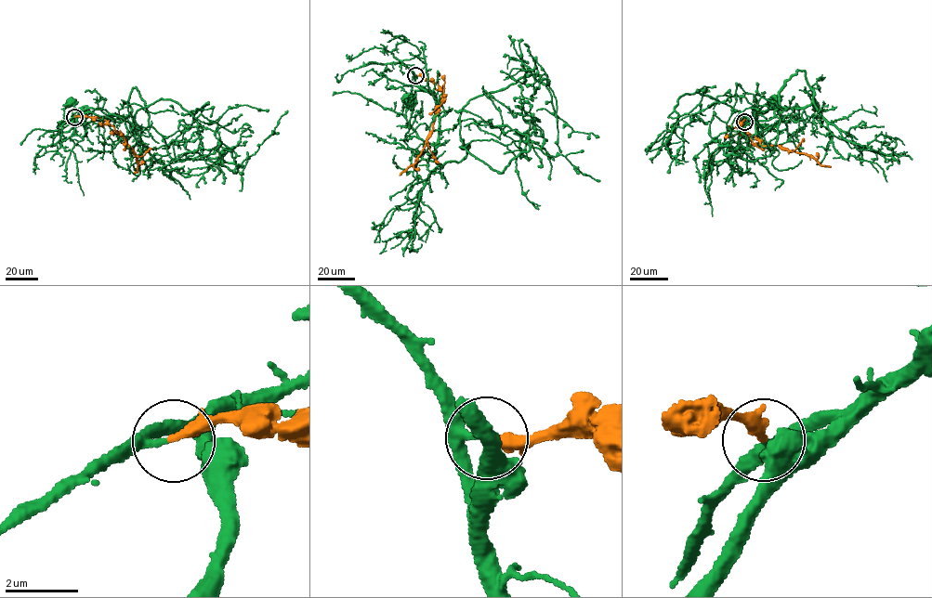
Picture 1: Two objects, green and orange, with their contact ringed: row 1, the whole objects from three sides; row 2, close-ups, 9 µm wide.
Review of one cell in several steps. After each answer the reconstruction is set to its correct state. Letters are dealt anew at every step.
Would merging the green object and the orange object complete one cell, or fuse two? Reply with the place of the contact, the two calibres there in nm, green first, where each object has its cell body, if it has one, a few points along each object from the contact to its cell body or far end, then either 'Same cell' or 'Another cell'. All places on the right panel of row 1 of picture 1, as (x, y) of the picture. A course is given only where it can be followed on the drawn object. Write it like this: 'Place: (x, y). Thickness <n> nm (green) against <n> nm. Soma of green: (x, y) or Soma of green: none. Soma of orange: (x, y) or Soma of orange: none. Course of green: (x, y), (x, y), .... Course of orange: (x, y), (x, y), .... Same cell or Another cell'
Place: (744, 122). Thickness 200 nm (green) against 320 nm. Soma of green: (773, 103). Soma of orange: none. Course of green: (744, 122), (752, 119), (753, 112), (754, 115), (768, 109), (765, 105), (751, 107), (759, 109), (772, 102). Course of orange: (744, 122), (740, 119), (744, 119), (741, 129), (754, 136), (763, 146), (780, 146), (831, 167). Another cell

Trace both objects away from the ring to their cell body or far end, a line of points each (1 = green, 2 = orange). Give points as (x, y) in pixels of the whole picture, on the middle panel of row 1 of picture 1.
1: (414, 75), (415, 84), (434, 97), (437, 114), (438, 102), (433, 91), (415, 91), (414, 102), (408, 97)
2: (415, 75), (431, 81), (436, 89), (443, 92), (432, 133), (421, 154), (400, 175)

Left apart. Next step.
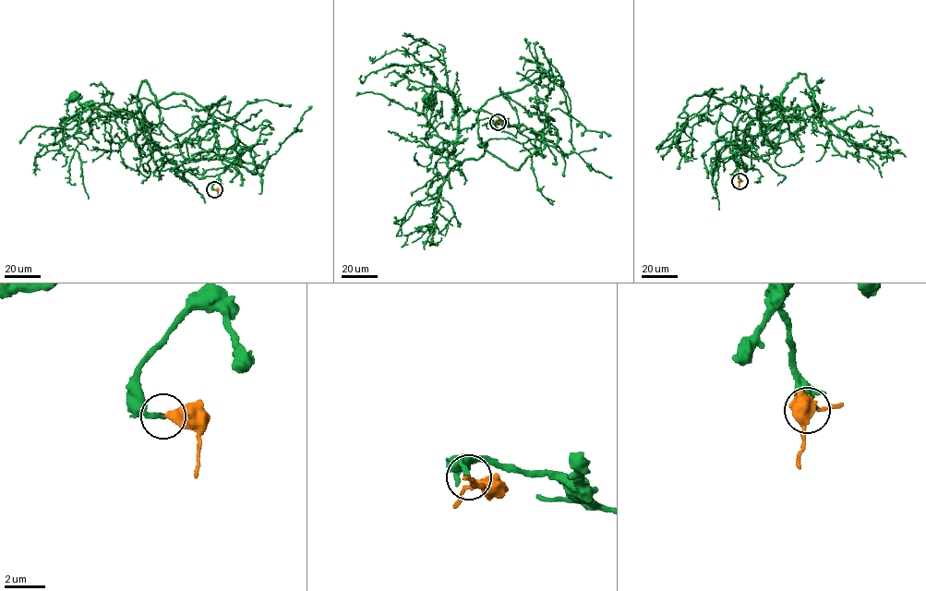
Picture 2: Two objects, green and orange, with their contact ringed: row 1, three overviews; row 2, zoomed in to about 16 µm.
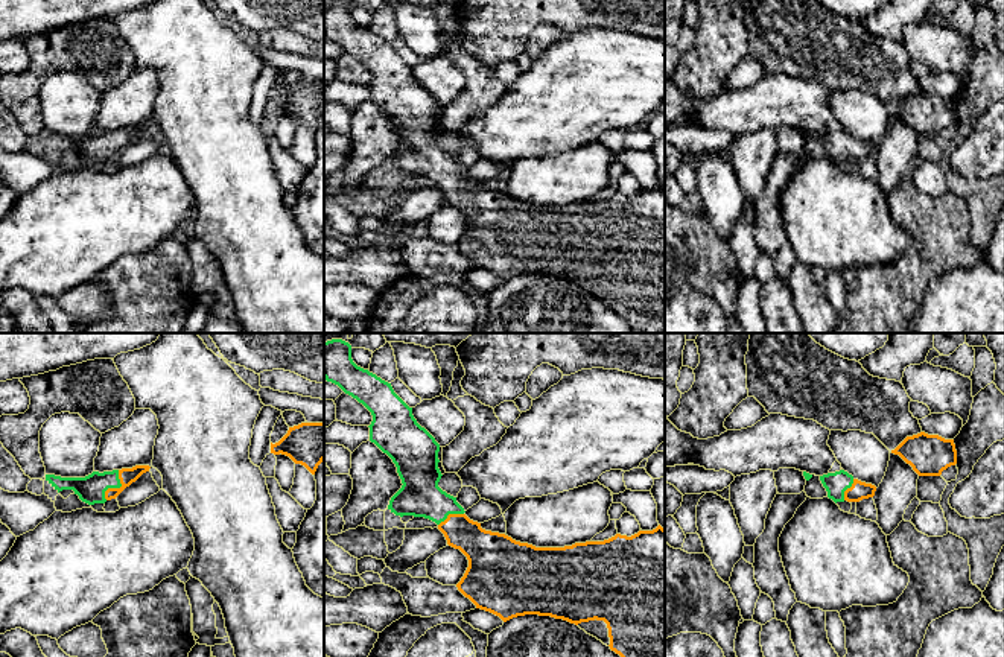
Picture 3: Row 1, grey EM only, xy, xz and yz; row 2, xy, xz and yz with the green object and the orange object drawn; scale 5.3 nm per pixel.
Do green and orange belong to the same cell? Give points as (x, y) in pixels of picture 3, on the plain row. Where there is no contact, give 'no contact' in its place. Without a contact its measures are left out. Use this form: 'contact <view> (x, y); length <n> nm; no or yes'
contact xy (116, 146); length 180 nm; yes

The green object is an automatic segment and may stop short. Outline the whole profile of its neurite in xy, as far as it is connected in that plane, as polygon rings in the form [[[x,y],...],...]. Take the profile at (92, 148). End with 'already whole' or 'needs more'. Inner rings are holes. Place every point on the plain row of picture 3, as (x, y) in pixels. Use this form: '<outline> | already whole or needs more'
[[[135,125],[113,131],[93,131],[85,137],[61,137],[46,134],[46,140],[59,152],[73,149],[79,158],[88,164],[105,163],[116,158],[126,146],[135,141],[143,132],[149,131],[149,125]]] | needs more

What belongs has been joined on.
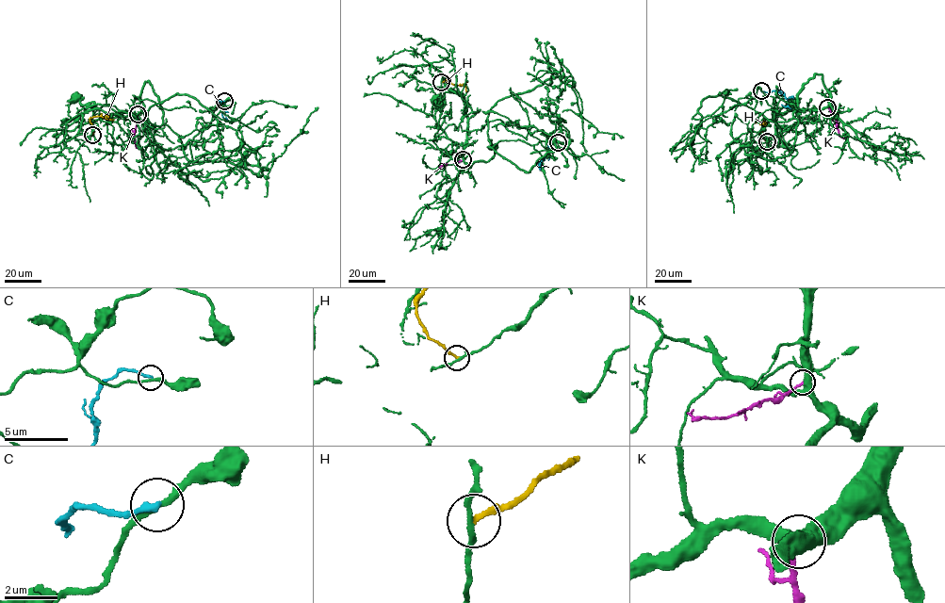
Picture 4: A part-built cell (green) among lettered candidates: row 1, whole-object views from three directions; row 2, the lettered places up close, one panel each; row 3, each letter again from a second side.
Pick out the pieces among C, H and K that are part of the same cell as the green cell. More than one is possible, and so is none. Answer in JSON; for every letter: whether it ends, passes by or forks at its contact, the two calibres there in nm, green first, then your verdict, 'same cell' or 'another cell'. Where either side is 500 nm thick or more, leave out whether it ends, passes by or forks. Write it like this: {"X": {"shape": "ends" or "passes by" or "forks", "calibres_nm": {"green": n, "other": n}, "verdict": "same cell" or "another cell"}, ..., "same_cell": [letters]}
{"C": {"shape": "ends", "calibres_nm": {"green": 220, "other": 240}, "verdict": "another cell"}, "H": {"shape": "ends", "calibres_nm": {"green": 180, "other": 220}, "verdict": "another cell"}, "K": {"shape": "passes by", "calibres_nm": {"green": 480, "other": 160}, "verdict": "another cell"}, "same_cell": []}

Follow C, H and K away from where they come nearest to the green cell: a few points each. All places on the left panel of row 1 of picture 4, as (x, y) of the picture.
C: (224, 101), (218, 102), (226, 117)
H: (92, 135), (89, 119), (99, 116), (114, 120)
K: (138, 114), (134, 138), (137, 148)

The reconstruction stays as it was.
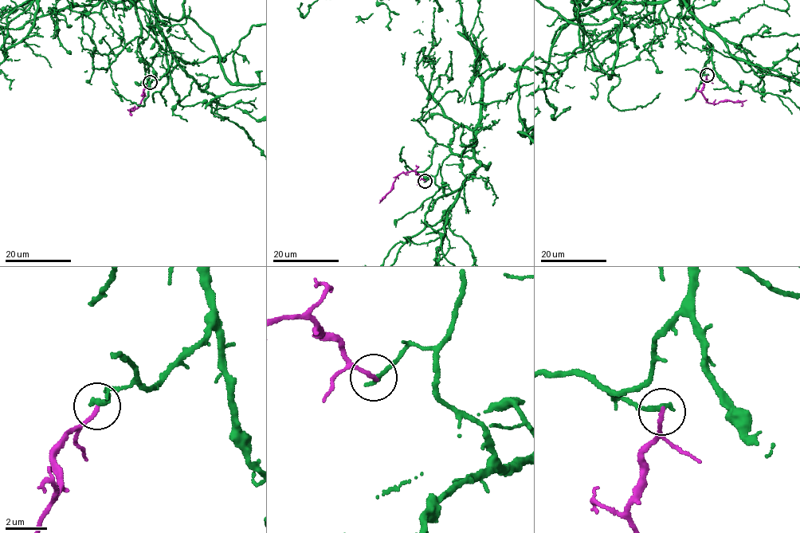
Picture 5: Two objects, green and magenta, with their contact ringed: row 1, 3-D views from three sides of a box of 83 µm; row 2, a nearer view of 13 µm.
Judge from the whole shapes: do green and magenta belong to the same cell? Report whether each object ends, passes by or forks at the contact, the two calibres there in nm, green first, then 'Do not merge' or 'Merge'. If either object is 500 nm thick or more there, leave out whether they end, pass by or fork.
At the ring green ends. At the ring magenta ends. Thickness 240 nm (green) against 200 nm. Do not merge

